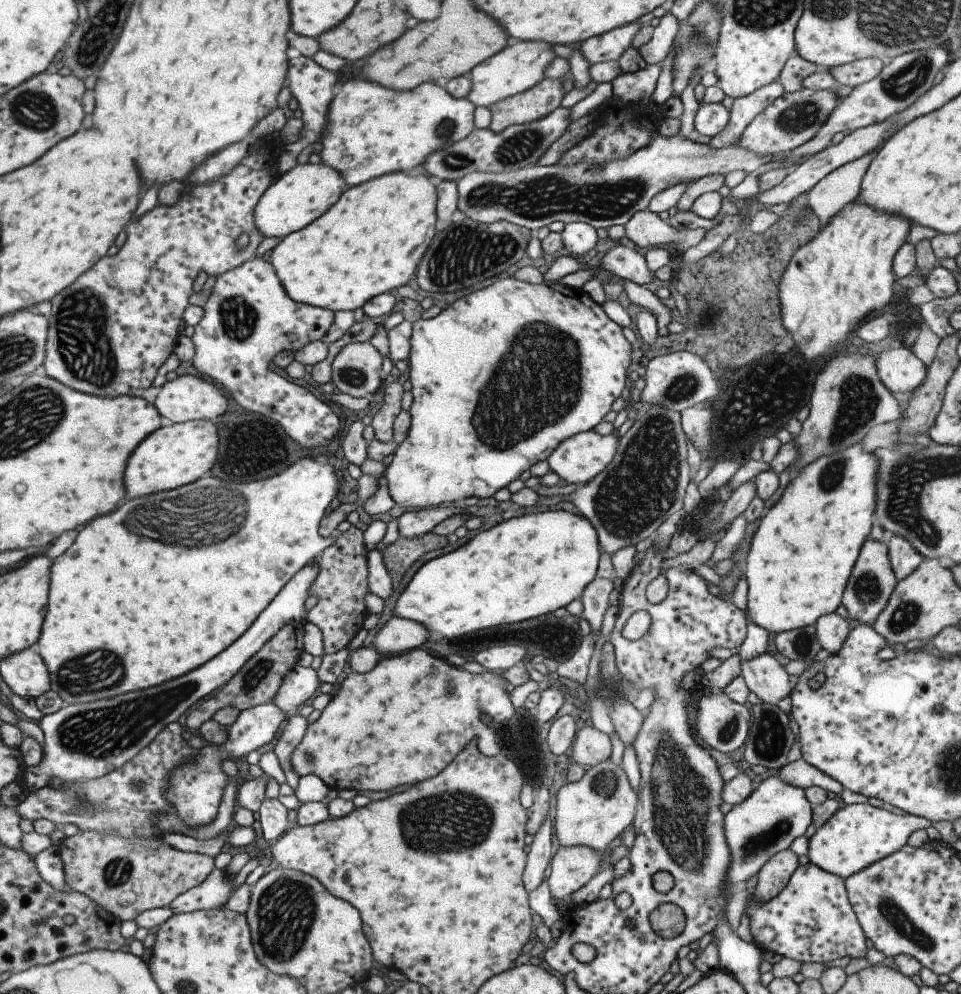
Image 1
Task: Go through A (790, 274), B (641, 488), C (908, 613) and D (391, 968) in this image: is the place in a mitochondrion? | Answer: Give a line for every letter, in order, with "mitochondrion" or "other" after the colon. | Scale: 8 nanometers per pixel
A: other
B: mitochondrion
C: mitochondrion
D: other

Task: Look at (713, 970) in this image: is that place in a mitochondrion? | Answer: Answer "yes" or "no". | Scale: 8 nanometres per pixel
no

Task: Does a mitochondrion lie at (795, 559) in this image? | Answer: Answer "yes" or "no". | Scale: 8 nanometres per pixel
no

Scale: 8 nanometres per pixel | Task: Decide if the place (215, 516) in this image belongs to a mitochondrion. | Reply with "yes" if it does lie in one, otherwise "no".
yes

